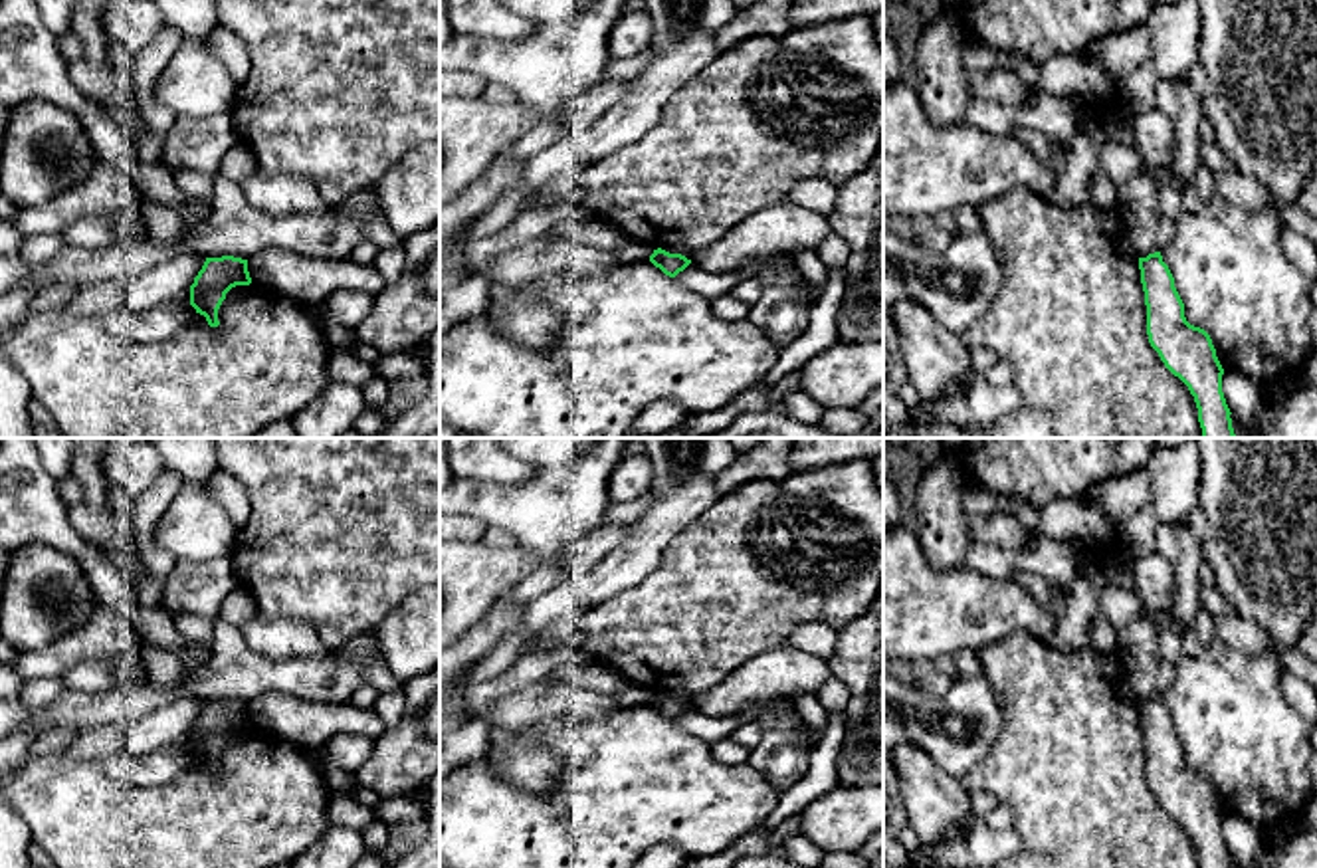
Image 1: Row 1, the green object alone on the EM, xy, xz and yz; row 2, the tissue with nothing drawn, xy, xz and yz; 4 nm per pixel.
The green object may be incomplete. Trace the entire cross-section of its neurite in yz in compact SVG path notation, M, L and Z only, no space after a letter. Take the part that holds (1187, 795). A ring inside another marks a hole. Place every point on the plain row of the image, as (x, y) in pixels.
M1161 696L1139 702L1147 749L1147 779L1165 811L1194 840L1200 868L1232 868L1222 836L1224 813L1210 779L1184 761L1184 747Z

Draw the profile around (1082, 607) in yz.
M1079 555L1065 610L1056 634L1048 640L1050 646L1064 652L1087 646L1089 628L1099 614L1099 598L1105 587L1103 565L1091 555Z

